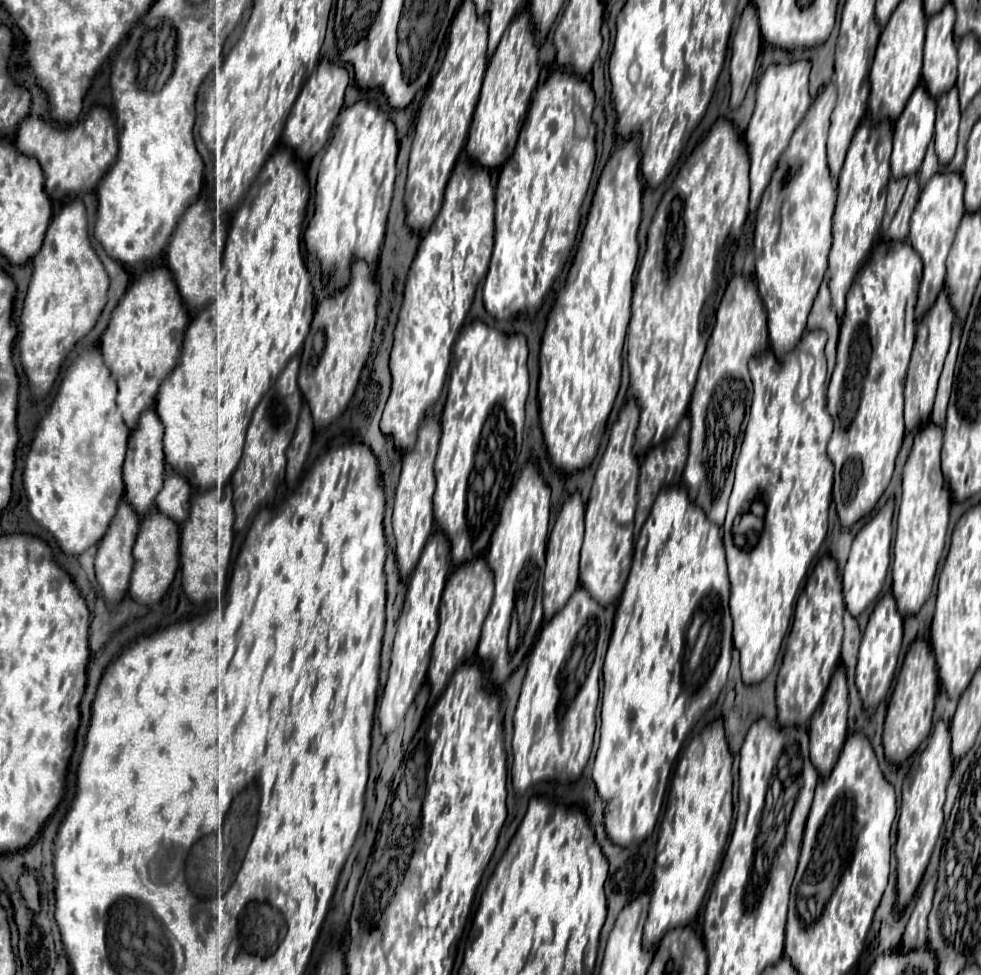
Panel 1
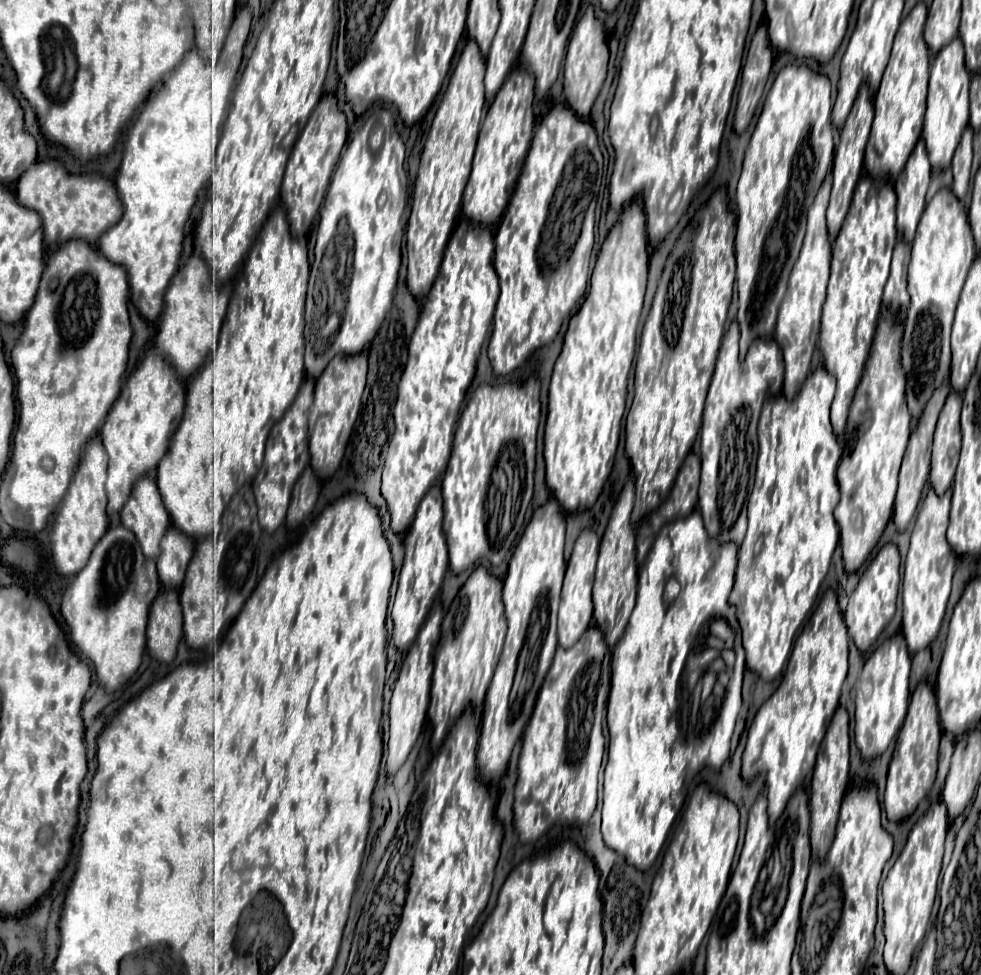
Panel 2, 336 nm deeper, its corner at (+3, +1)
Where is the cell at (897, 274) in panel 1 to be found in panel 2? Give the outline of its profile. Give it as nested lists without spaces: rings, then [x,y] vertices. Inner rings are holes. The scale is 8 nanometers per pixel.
[[[888,320],[878,322],[872,354],[866,362],[848,416],[844,454],[838,466],[838,486],[842,496],[834,510],[846,572],[856,572],[868,560],[892,516],[900,462],[910,438],[910,412],[904,396],[906,380],[904,370],[900,368],[900,340],[902,324],[888,324]]]

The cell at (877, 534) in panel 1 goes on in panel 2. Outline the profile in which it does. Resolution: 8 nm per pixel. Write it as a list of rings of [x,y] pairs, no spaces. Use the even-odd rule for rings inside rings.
[[[886,544],[880,548],[876,558],[870,562],[866,572],[862,574],[854,594],[850,596],[850,602],[844,614],[848,634],[860,652],[866,652],[878,640],[878,636],[888,626],[888,622],[892,620],[896,612],[898,588],[900,588],[900,554],[894,544]]]

